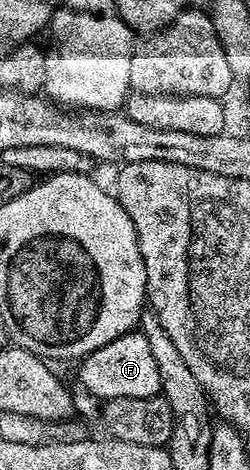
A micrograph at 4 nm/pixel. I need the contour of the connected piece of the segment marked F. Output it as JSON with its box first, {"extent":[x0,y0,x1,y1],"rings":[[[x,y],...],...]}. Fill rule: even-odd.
{"extent":[79,332,161,400],"rings":[[[141,332],[122,335],[102,348],[90,352],[79,363],[80,382],[99,400],[114,397],[154,397],[161,393],[157,361],[150,352],[150,343]]]}

